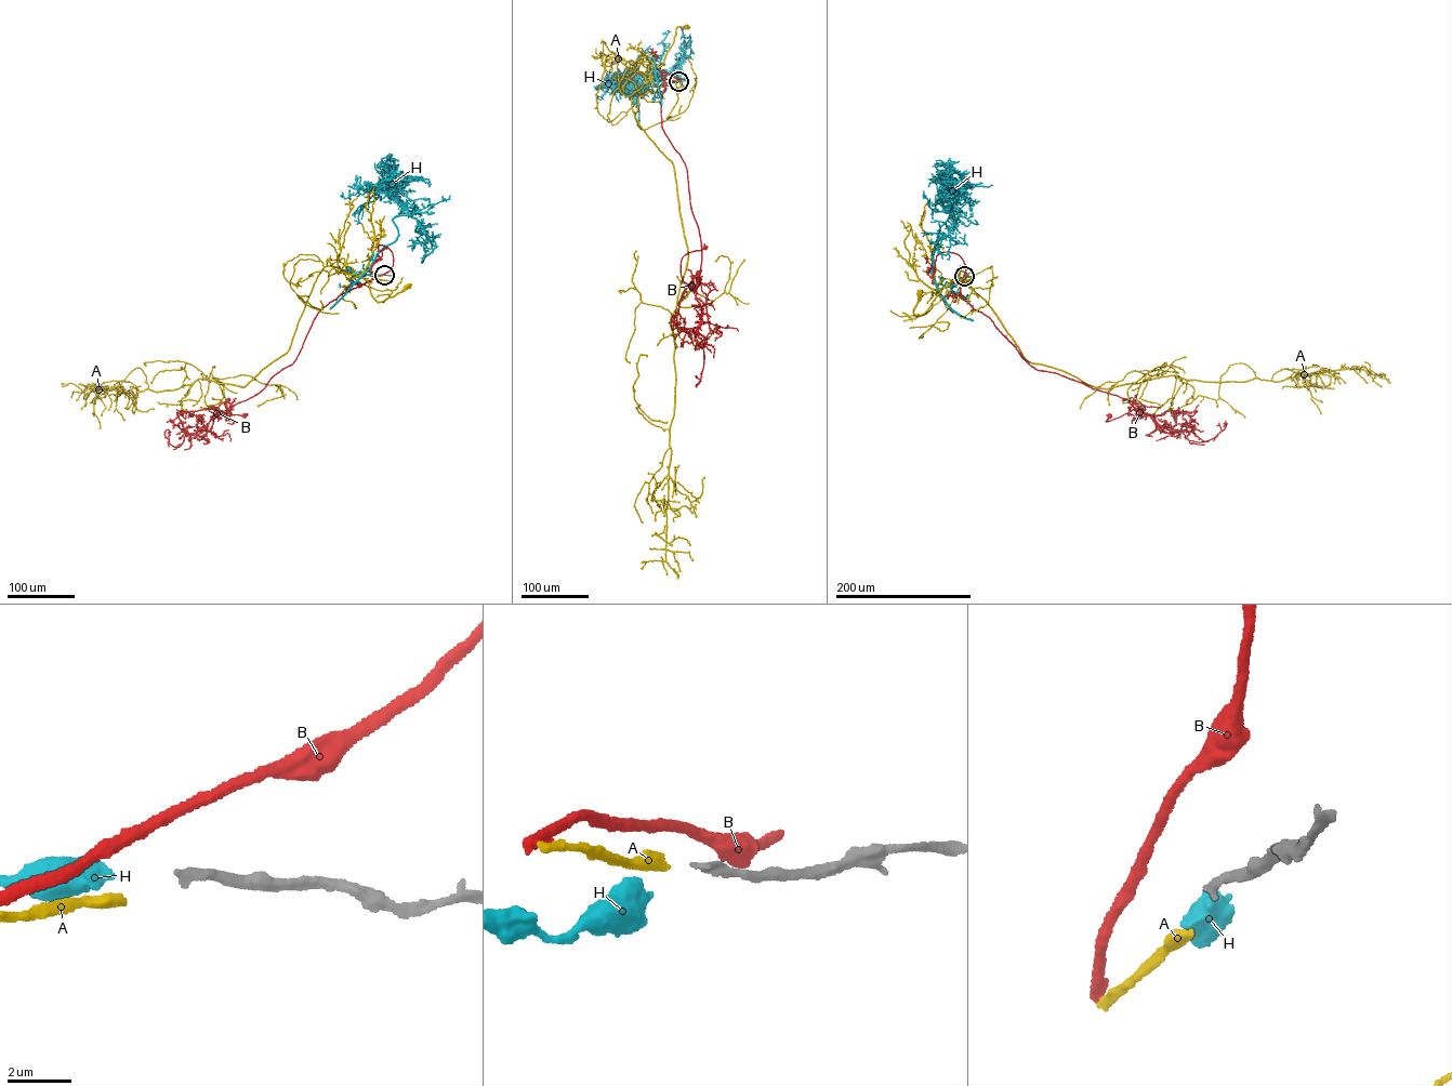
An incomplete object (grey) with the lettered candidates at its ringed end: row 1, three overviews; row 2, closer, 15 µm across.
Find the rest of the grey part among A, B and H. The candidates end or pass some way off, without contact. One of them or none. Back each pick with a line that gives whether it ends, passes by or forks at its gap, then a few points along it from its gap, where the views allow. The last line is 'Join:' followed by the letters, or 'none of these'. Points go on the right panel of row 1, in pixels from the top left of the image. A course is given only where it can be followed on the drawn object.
A: it ends; course (964, 277), (939, 288), (940, 292), (926, 310), (914, 314), (920, 293)
Join: A

